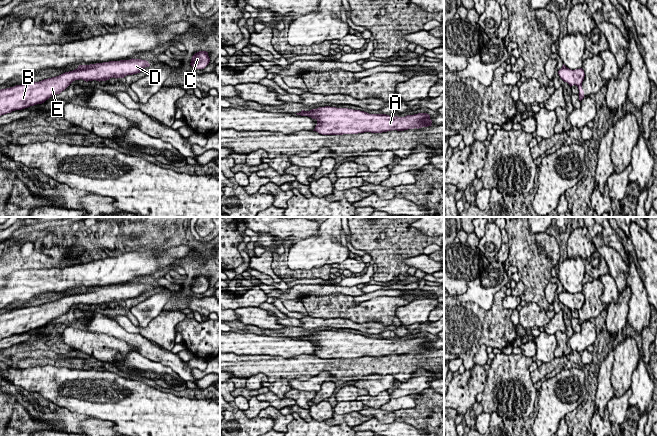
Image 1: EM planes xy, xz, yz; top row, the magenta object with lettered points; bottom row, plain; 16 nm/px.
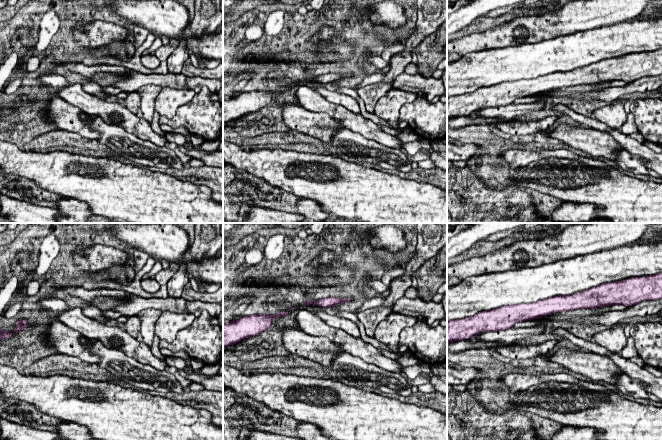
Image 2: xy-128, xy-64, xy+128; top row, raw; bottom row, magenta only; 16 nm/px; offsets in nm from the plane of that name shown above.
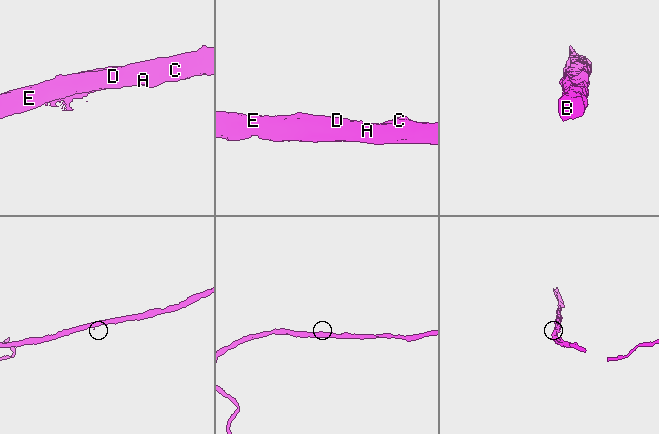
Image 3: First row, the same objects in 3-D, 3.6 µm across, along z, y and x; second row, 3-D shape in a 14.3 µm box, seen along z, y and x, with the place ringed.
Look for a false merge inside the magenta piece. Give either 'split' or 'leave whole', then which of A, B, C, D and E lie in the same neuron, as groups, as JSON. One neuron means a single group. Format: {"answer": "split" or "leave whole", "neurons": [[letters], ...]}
{"answer": "leave whole", "neurons": [["A", "B", "C", "D", "E"]]}

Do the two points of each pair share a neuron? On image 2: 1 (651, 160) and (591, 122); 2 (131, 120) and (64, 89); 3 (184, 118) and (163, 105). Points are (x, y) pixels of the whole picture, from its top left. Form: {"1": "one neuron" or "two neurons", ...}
{"1": "one neuron", "2": "one neuron", "3": "two neurons"}

